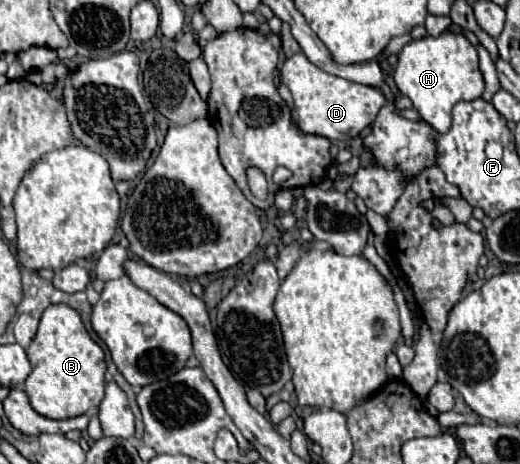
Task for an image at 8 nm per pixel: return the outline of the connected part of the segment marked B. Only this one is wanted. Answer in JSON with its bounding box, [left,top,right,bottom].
[26,305,106,419]

